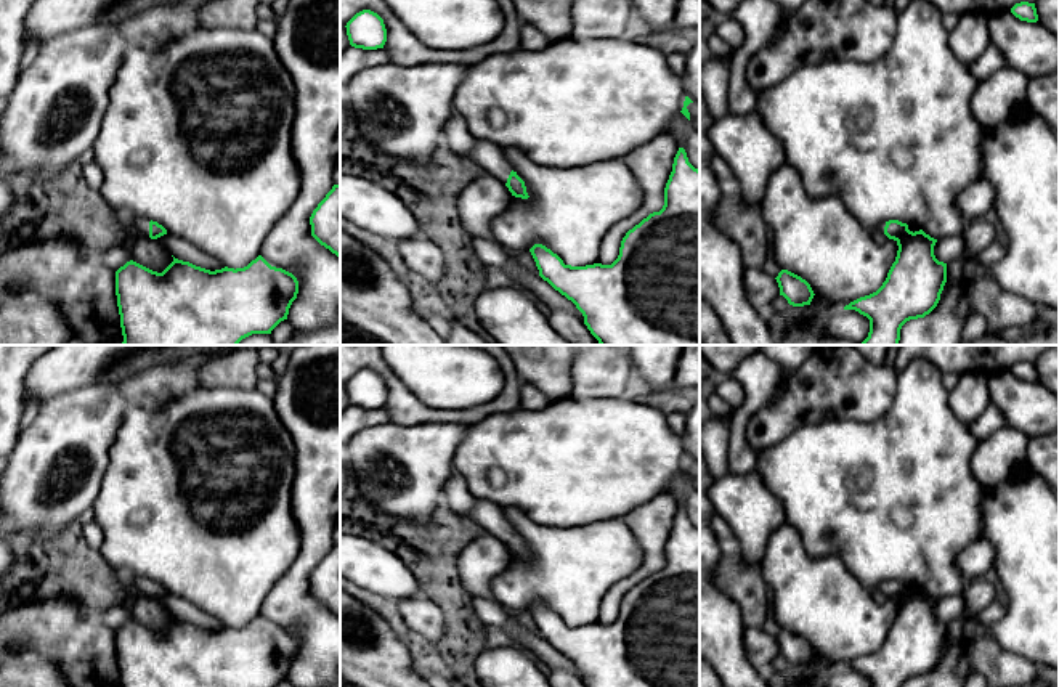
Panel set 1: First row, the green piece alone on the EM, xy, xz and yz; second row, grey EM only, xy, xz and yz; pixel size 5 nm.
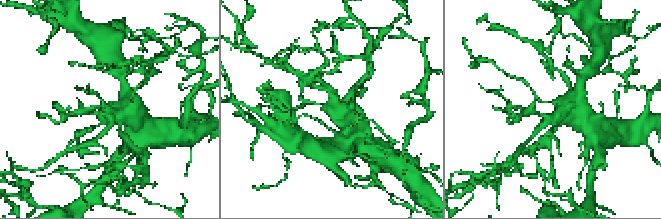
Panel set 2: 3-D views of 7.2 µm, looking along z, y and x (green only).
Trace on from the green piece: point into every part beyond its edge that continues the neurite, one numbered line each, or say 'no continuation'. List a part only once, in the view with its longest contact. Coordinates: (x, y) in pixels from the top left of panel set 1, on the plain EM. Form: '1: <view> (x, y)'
1: xy (142, 585)

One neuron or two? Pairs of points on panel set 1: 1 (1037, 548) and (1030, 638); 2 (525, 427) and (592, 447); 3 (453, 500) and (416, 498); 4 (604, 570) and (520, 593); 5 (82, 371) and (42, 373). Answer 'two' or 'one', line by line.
1: one
2: one
3: two
4: one
5: one

